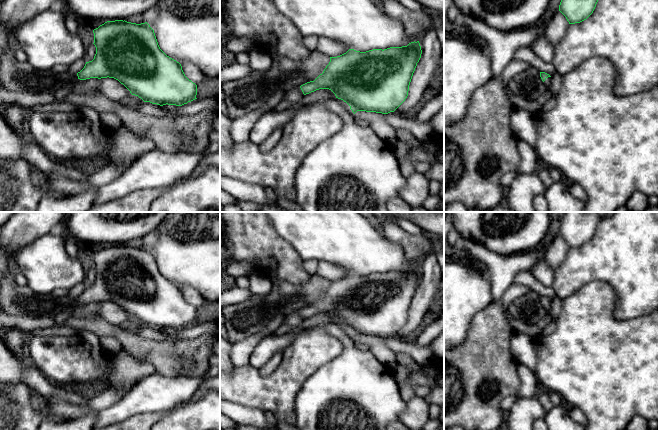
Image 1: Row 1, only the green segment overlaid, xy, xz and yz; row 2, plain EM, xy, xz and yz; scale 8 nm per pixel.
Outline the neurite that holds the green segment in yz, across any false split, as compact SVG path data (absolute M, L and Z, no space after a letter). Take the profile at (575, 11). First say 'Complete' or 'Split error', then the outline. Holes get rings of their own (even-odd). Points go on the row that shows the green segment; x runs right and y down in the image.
Complete. M561 0L559 11L569 24L586 20L594 11L598 0Z

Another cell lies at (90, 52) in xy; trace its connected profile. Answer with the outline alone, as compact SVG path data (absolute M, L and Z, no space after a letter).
M91 44L86 47L86 52L85 52L85 58L84 60L86 62L92 61L94 59L94 56L96 54L96 47L94 44Z

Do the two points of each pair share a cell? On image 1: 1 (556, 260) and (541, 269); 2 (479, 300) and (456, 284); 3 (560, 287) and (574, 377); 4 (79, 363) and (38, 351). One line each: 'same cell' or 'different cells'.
1: different cells
2: same cell
3: different cells
4: same cell

